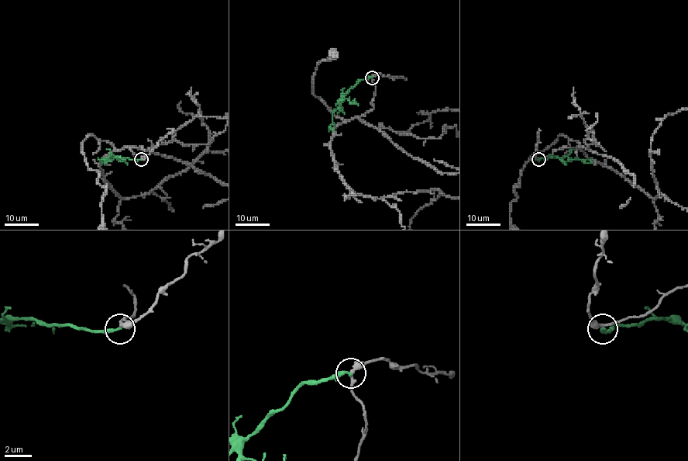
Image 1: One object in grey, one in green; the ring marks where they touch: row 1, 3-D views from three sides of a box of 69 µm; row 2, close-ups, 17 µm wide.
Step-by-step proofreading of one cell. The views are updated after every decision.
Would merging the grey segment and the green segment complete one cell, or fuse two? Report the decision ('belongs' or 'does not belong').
does not belong

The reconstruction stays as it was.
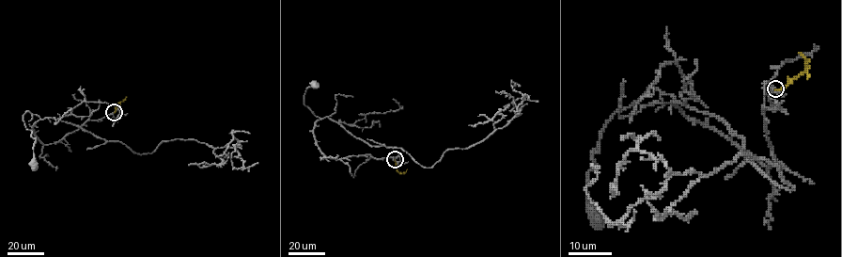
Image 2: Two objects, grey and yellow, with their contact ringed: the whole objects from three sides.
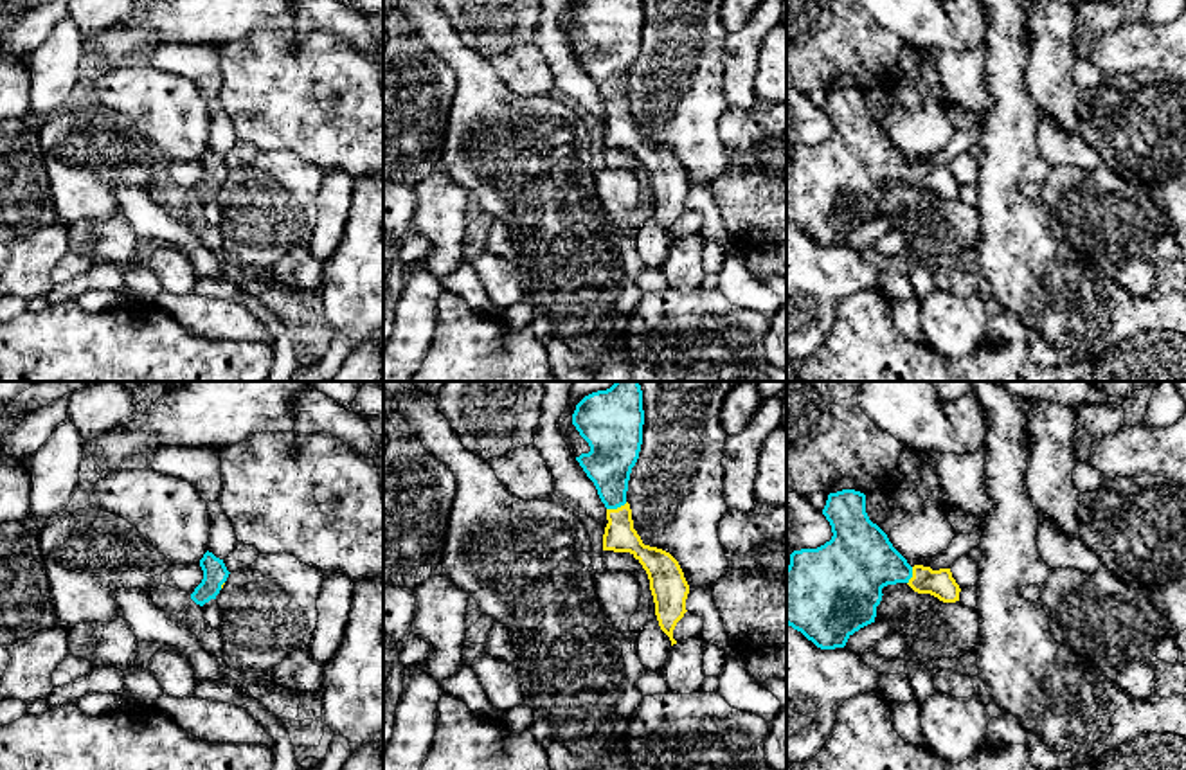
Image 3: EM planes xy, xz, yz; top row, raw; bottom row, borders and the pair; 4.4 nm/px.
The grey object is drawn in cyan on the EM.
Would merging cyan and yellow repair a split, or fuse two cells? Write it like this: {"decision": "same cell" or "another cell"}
{"decision": "same cell"}

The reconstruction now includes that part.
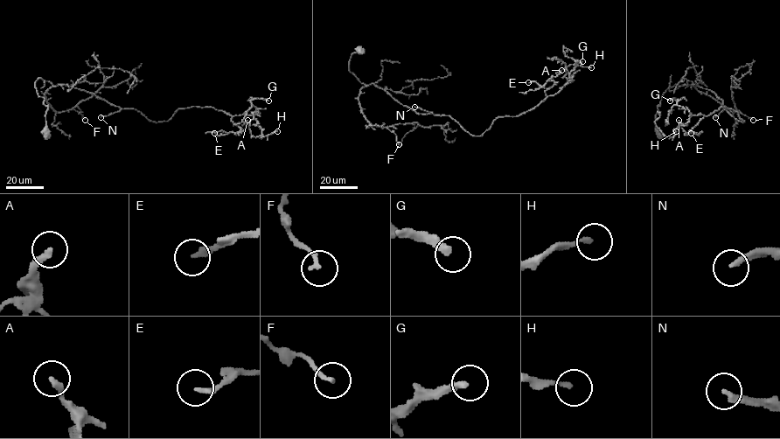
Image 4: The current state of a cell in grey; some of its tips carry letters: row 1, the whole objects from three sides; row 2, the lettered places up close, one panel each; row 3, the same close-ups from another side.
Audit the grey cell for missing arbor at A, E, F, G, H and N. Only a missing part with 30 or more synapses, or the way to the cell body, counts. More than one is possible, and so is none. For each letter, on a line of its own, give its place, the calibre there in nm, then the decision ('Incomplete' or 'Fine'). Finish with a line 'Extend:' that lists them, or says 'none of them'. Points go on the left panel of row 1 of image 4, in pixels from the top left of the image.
A: Place: (247, 120). Thickness 260 nm. Fine
E: Place: (214, 133). Thickness 200 nm. Fine
F: Place: (85, 120). Thickness 190 nm. Fine
G: Place: (268, 101). Thickness 300 nm. Fine
H: Place: (277, 131). Thickness 160 nm. Fine
N: Place: (100, 117). Thickness 200 nm. Incomplete
Extend: N

